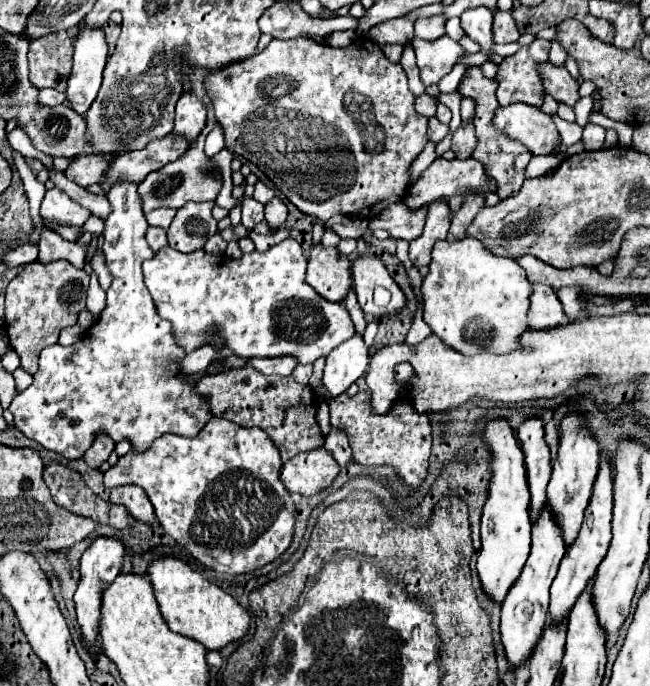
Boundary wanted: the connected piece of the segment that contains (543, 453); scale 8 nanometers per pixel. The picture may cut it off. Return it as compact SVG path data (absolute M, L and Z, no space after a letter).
M526 418L518 428L518 440L526 454L528 486L532 494L532 520L538 518L542 502L546 500L546 484L550 480L550 446L544 434L542 418Z

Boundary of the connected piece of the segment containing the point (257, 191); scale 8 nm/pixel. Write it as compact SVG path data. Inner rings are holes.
M256 182L253 193L254 200L257 200L260 204L266 204L272 196L274 196L272 188L268 188L264 182Z

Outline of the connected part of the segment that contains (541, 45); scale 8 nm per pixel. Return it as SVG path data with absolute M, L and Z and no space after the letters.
M536 40L530 46L520 48L516 54L504 58L496 74L496 98L500 106L508 106L514 102L542 106L544 86L536 72L536 62L548 60L548 52L550 42Z

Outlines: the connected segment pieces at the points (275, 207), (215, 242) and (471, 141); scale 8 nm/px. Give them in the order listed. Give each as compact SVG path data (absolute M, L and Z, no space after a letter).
M272 198L266 204L266 222L270 226L274 226L274 228L282 226L286 222L286 216L288 216L288 208L286 208L286 204L280 198Z
M214 234L208 242L206 242L206 246L204 246L204 250L206 252L210 252L210 254L224 254L224 250L226 250L226 240L222 240L220 238L220 234Z
M472 120L462 122L460 128L452 134L452 152L456 154L458 160L466 160L474 152L476 144L478 144L478 138L474 132L474 122Z

